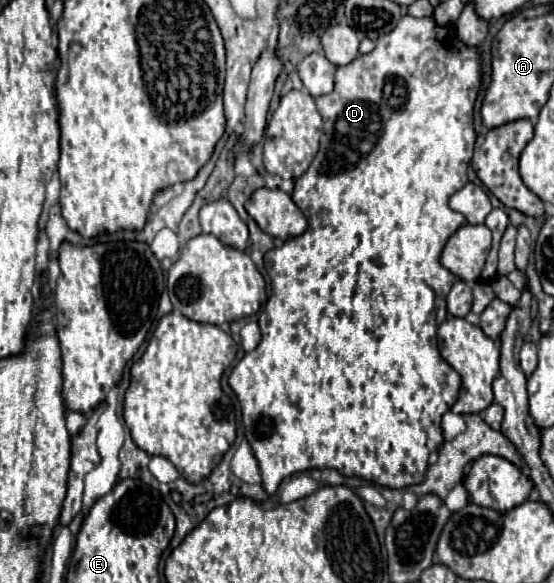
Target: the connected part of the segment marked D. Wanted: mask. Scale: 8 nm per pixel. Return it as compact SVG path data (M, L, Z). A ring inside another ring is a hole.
M402 16L398 26L394 30L390 30L388 34L382 34L378 36L378 42L376 42L376 48L368 54L360 54L356 60L352 60L350 64L346 66L340 66L336 70L336 82L334 82L334 90L330 94L324 94L324 96L318 96L316 98L316 106L318 106L318 112L324 120L324 132L322 132L322 138L320 138L320 150L316 154L316 158L312 160L310 168L294 182L294 192L292 192L292 200L298 204L298 208L306 214L308 218L308 230L296 238L290 238L286 240L280 248L272 248L270 252L264 254L264 264L266 264L266 270L268 270L268 276L272 280L272 290L268 297L265 307L259 315L259 327L262 334L260 344L256 346L256 350L248 352L232 370L230 378L228 378L228 384L232 386L232 390L236 392L238 400L240 400L240 406L242 406L242 422L244 422L244 428L246 428L246 440L250 442L256 458L258 458L258 464L260 464L260 470L262 470L262 486L266 488L268 494L274 494L278 484L286 478L286 476L292 476L294 472L302 472L302 470L308 470L308 468L336 468L338 472L342 472L344 476L360 476L360 478L366 478L368 482L374 482L374 484L380 484L380 486L386 486L386 488L406 488L406 486L412 486L412 484L420 484L422 482L422 476L426 474L426 468L428 468L428 454L432 450L438 448L438 444L442 444L442 430L440 430L440 420L442 420L442 414L448 412L452 408L452 404L456 402L458 398L458 390L460 390L460 376L454 368L450 368L450 364L446 364L446 360L442 360L440 352L438 352L438 344L436 344L436 330L438 330L438 324L442 324L442 320L446 318L446 294L450 292L456 276L446 270L442 264L440 264L440 254L442 254L442 248L446 244L446 240L466 222L466 218L460 214L460 212L454 212L450 210L448 206L448 200L454 192L458 192L466 182L466 170L468 170L468 164L470 164L470 158L472 158L472 152L474 152L474 140L476 140L476 132L474 132L474 102L476 102L476 96L478 96L478 90L482 86L482 58L480 58L480 48L478 46L468 46L464 42L456 42L460 40L458 34L456 34L456 26L454 24L446 24L446 26L440 26L434 22L434 18L414 18L414 16Z

